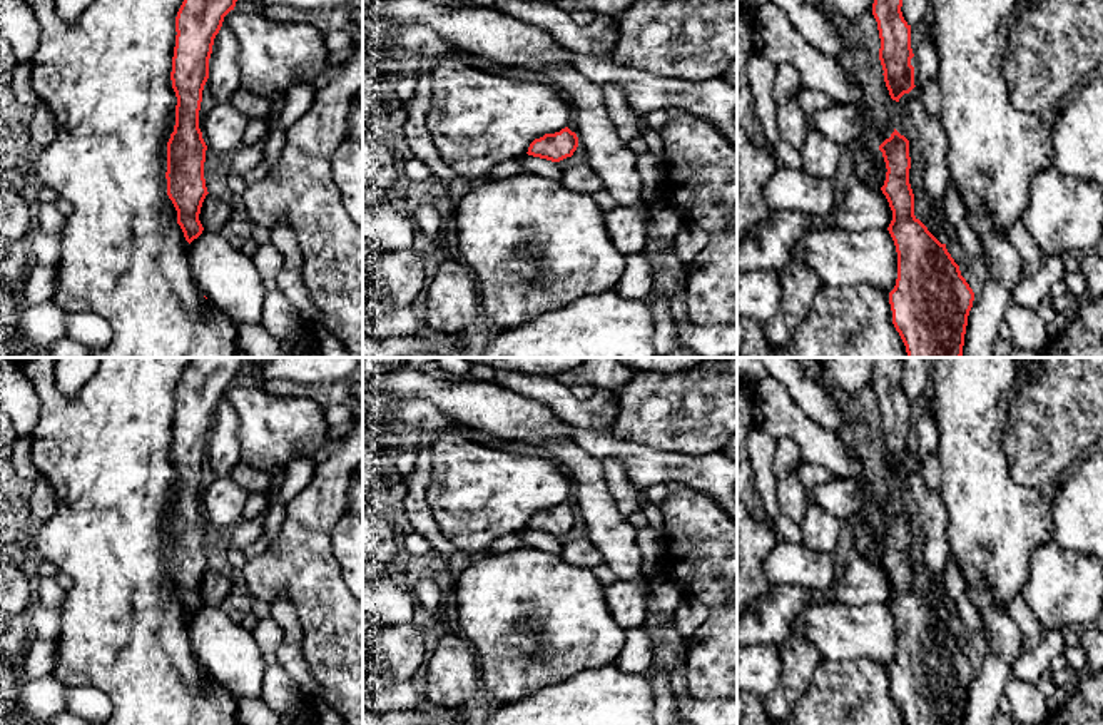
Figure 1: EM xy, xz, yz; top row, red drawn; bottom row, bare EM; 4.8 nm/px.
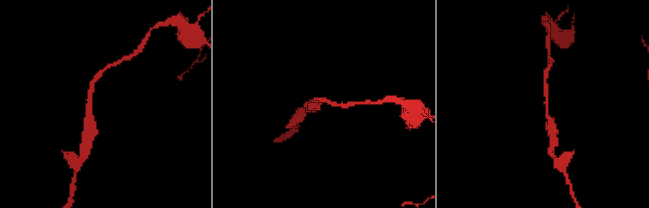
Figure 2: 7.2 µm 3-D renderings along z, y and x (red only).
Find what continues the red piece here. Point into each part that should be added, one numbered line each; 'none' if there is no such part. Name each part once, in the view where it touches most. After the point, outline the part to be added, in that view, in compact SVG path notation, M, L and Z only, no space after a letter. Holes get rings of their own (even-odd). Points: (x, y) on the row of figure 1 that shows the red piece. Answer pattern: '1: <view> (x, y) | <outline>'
none

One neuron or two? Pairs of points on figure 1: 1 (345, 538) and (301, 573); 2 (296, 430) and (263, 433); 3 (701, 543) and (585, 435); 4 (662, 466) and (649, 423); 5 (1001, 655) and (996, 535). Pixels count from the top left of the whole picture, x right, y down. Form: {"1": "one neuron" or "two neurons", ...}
{"1": "two neurons", "2": "one neuron", "3": "two neurons", "4": "two neurons", "5": "two neurons"}

